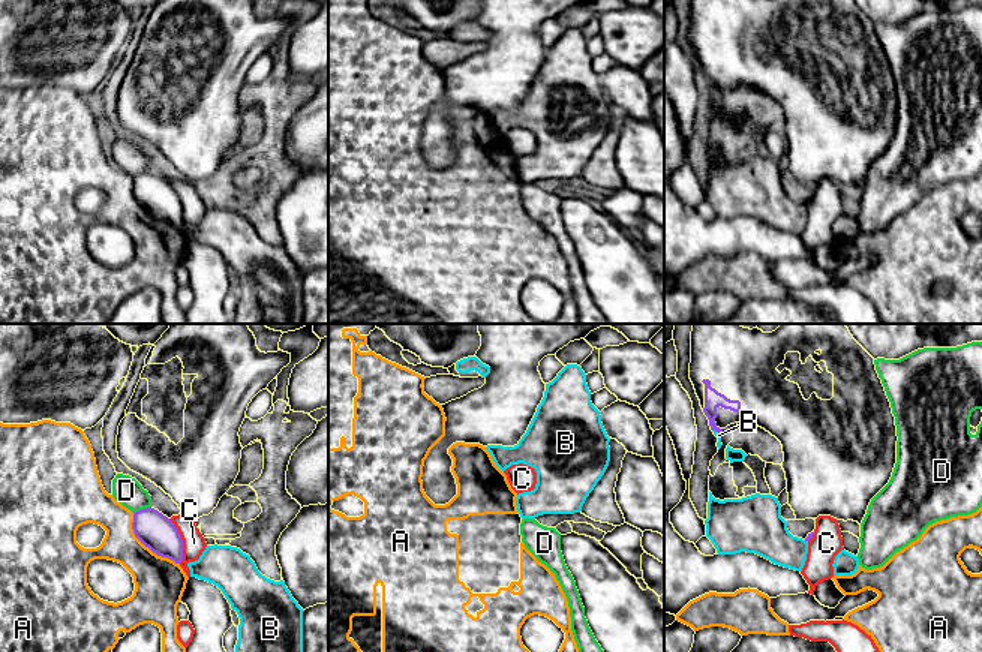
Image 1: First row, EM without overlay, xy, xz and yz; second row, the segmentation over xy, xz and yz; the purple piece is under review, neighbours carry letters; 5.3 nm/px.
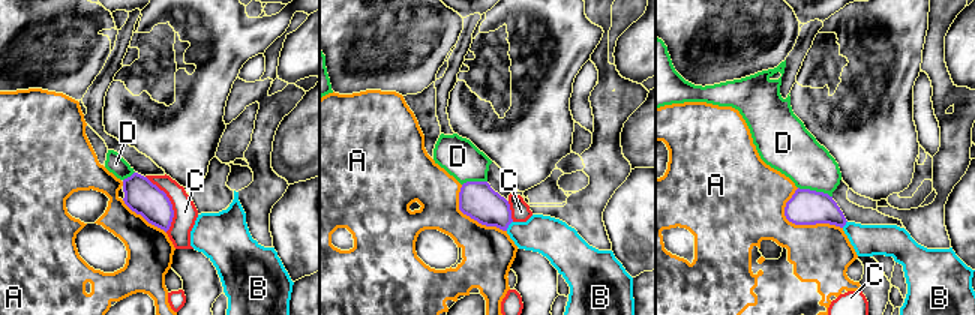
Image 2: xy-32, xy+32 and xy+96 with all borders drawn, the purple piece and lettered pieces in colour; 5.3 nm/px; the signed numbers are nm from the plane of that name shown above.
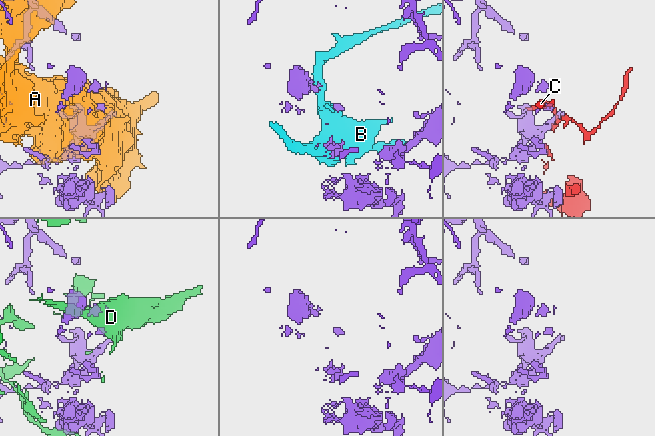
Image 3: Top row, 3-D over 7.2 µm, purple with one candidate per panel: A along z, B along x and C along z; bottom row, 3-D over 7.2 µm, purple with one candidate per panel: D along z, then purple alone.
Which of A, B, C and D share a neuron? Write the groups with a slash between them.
A / B / C / D

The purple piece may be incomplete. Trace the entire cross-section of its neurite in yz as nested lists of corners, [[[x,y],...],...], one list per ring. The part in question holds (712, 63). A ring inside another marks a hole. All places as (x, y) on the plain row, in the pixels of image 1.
[[[691,0],[690,43],[712,94],[748,87],[781,106],[796,184],[831,180],[861,189],[871,163],[889,147],[897,127],[895,81],[874,22],[853,0]]]

